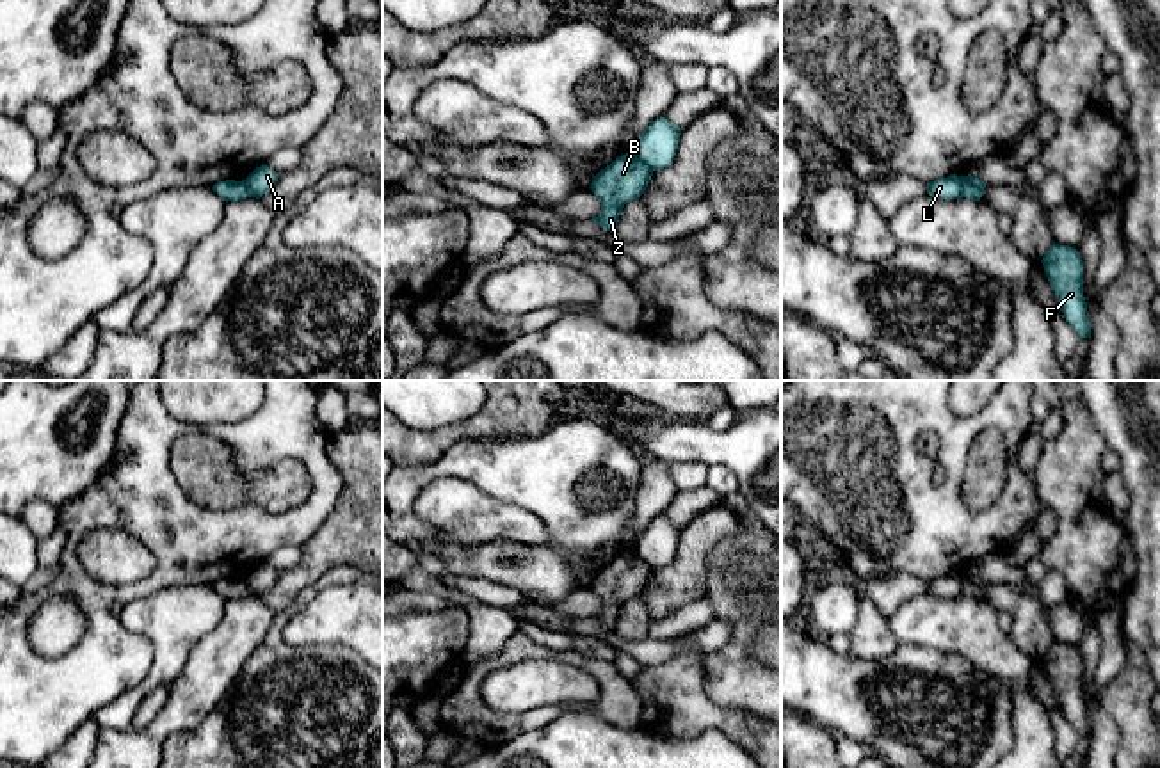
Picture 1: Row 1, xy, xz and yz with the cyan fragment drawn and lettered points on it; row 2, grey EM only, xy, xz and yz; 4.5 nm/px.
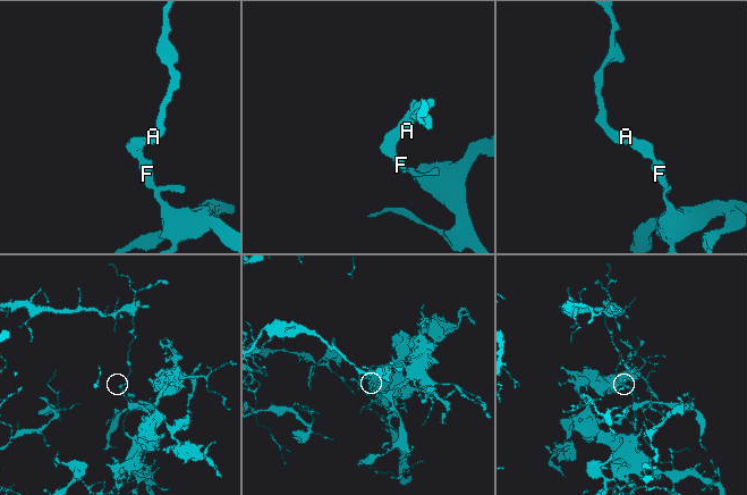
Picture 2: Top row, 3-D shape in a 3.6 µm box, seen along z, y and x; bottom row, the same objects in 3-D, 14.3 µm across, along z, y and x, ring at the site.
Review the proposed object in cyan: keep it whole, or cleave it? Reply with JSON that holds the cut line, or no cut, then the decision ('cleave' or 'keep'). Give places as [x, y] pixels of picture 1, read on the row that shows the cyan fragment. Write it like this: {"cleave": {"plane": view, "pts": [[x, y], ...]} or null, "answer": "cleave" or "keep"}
{"cleave": {"plane": "yz", "pts": [[966, 176], [961, 196]]}, "answer": "cleave"}

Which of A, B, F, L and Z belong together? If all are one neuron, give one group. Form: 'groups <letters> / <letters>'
groups A L / B F Z

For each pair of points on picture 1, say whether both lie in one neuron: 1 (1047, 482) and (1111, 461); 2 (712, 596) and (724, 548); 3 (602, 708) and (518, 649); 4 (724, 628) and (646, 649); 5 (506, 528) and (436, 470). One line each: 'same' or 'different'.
1: different
2: same
3: same
4: same
5: different

